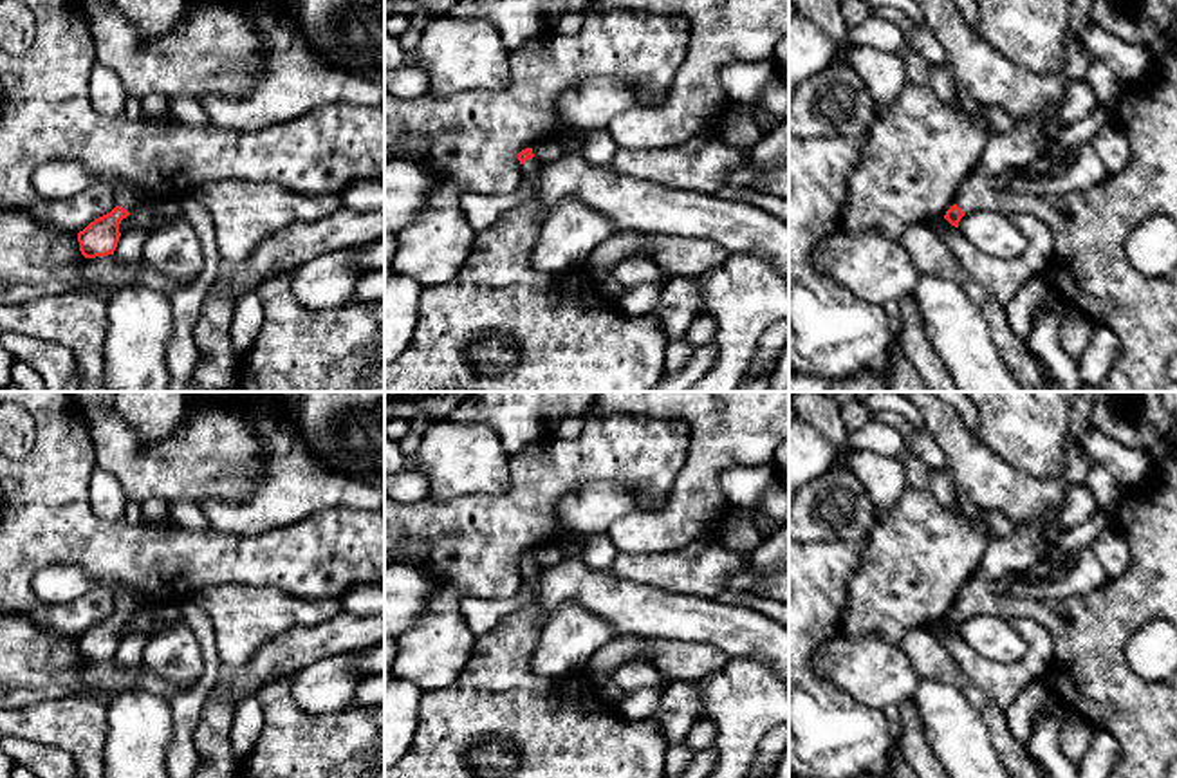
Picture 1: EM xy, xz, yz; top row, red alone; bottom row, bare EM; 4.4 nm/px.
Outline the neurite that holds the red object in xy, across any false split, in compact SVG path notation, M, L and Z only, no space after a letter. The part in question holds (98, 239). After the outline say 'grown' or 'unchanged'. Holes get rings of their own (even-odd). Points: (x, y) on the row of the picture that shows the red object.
M121 184L117 191L117 206L78 233L79 251L85 258L114 255L121 236L119 224L141 200L141 193L134 186Z; grown

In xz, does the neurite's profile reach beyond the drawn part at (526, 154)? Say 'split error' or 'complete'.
split error

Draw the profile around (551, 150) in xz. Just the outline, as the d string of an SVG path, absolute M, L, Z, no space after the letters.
M549 139L534 144L533 153L542 164L545 164L558 161L565 153L565 150L560 139Z

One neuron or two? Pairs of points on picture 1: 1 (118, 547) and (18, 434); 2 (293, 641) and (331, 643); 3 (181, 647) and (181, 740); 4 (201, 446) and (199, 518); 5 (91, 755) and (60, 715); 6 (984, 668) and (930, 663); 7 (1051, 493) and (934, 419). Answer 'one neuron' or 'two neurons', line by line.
1: two neurons
2: one neuron
3: two neurons
4: two neurons
5: one neuron
6: two neurons
7: one neuron

